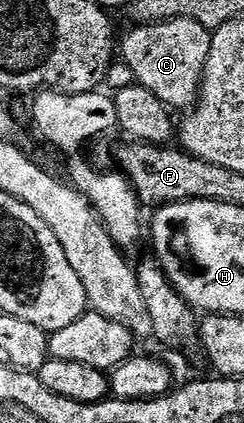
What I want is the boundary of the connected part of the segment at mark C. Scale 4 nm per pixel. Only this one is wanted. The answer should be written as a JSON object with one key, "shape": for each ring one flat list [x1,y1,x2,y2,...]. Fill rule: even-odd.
{"shape":[[187,18,138,24,120,38,120,58,126,61,137,85,143,86,168,108,185,111,195,105,210,51,211,31]]}

